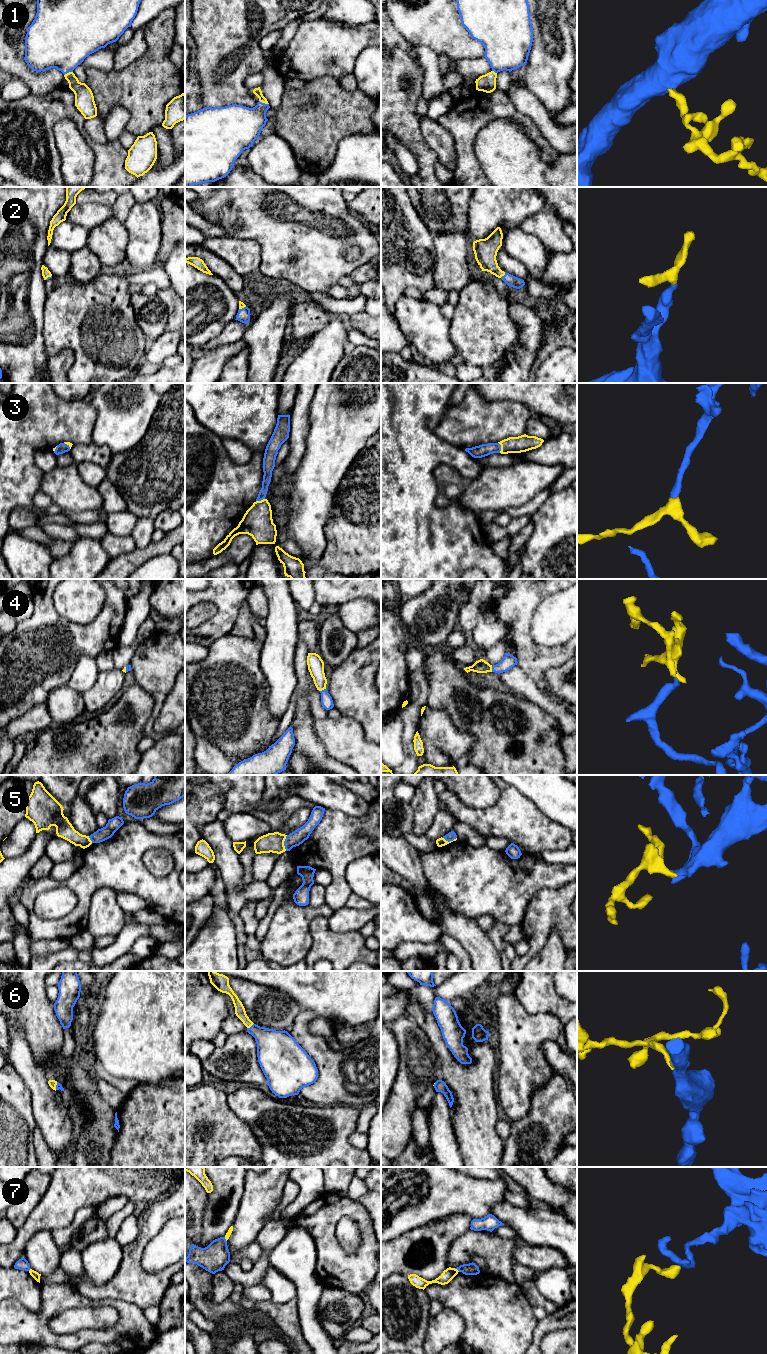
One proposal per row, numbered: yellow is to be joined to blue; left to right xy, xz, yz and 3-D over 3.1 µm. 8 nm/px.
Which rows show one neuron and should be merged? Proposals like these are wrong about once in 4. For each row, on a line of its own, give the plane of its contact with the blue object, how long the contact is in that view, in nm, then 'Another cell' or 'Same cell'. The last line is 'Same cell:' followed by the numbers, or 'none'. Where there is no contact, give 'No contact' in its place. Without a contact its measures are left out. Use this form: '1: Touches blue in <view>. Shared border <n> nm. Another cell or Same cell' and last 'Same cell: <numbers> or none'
1: Touches blue in xz. Shared border 90 nm. Same cell
2: Touches blue in yz. Shared border 60 nm. Same cell
3: Touches blue in yz. Shared border 90 nm. Same cell
4: Touches blue in yz. Shared border 60 nm. Same cell
5: Touches blue in xz. Shared border 130 nm. Same cell
6: Touches blue in xz. Shared border 70 nm. Same cell
7: Touches blue in yz. Shared border 50 nm. Another cell
Same cell: 1, 2, 3, 4, 5, 6

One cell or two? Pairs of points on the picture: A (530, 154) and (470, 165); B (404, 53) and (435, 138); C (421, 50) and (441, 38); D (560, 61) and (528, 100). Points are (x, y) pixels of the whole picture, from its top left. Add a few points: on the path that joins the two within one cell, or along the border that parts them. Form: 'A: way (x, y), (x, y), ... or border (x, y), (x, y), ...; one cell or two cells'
A: border (475, 140), (475, 157), (486, 176); two cells
B: border (418, 117), (420, 132), (425, 140); two cells
C: border (415, 44), (426, 44), (439, 54); two cells
D: border (525, 87), (540, 102), (547, 113); two cells

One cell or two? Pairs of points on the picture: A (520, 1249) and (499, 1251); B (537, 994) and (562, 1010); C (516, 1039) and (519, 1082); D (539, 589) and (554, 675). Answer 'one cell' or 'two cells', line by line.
A: two cells
B: one cell
C: one cell
D: two cells

